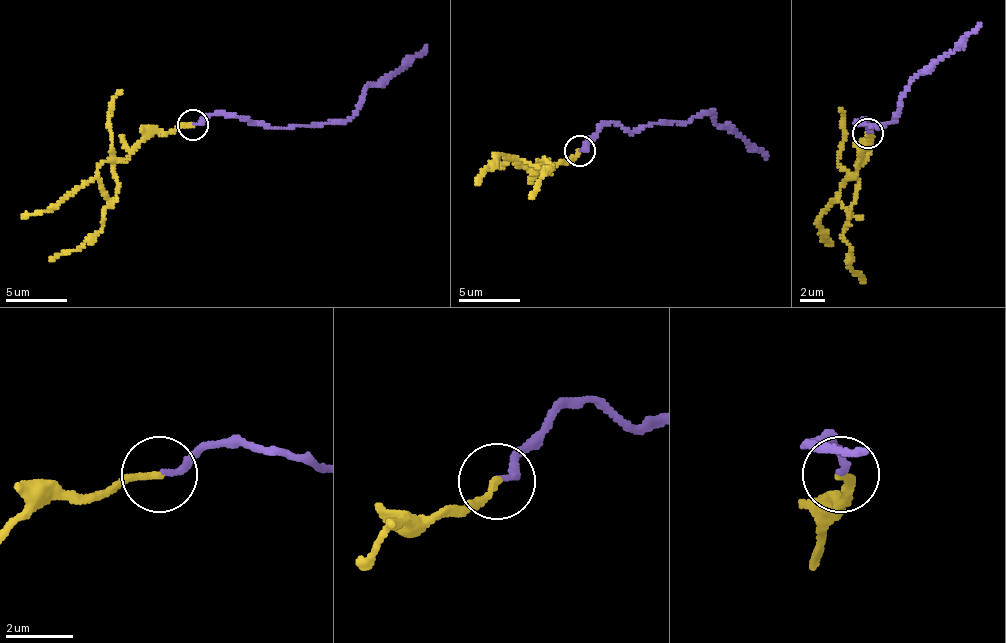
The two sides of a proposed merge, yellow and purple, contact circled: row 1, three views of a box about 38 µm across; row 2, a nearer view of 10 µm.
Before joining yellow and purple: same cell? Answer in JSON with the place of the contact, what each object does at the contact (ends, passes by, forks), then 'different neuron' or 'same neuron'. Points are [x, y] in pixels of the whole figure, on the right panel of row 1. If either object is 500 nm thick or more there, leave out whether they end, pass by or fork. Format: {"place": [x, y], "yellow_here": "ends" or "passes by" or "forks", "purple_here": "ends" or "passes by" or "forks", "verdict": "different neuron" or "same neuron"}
{"place": [868, 133], "yellow_here": "ends", "purple_here": "ends", "verdict": "different neuron"}

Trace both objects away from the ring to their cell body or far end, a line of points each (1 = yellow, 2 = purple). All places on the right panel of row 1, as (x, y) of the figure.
1: (867, 132), (870, 143), (862, 145), (850, 216), (843, 235), (853, 271), (860, 272), (864, 283)
2: (867, 132), (859, 122), (880, 123), (879, 127), (897, 121), (901, 93), (910, 80), (927, 72), (980, 23)

